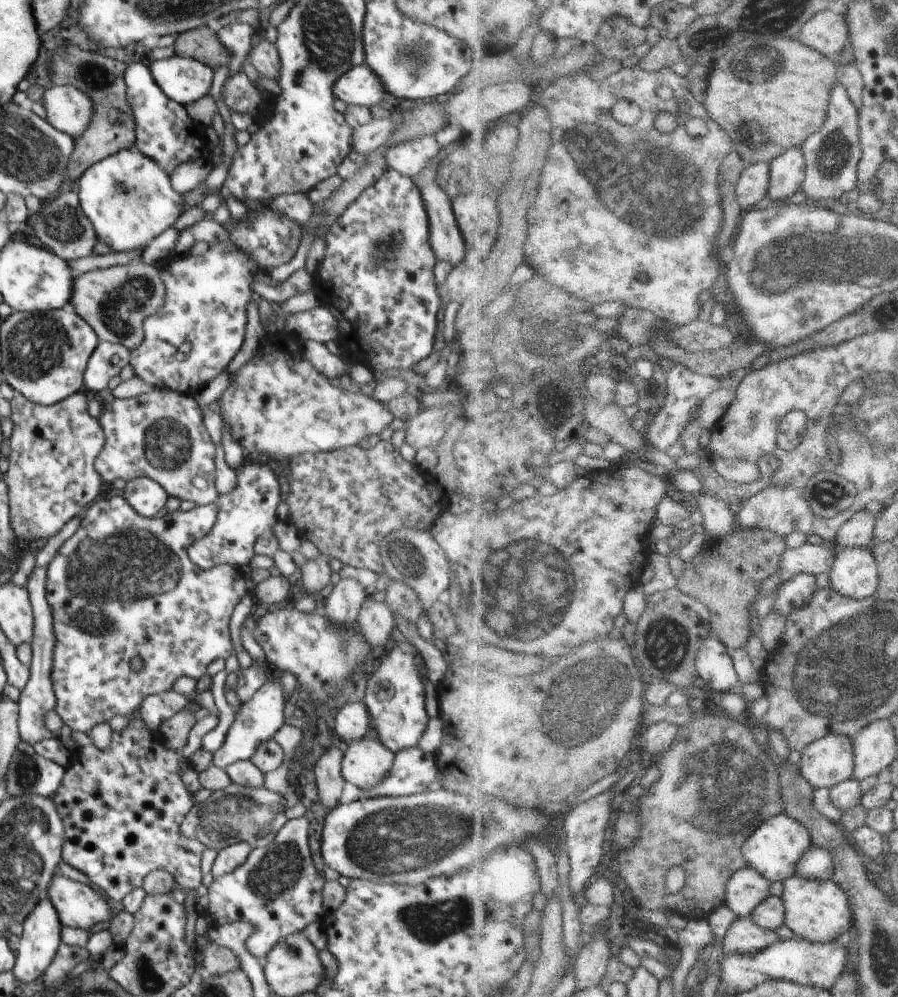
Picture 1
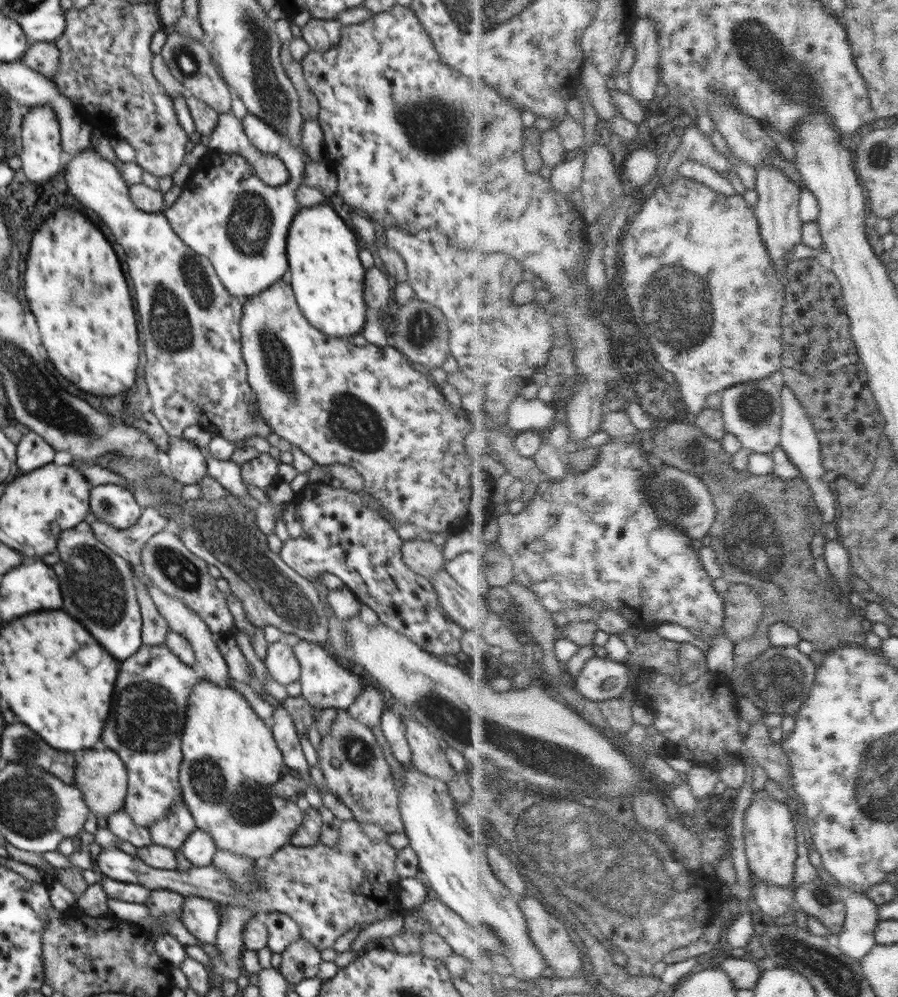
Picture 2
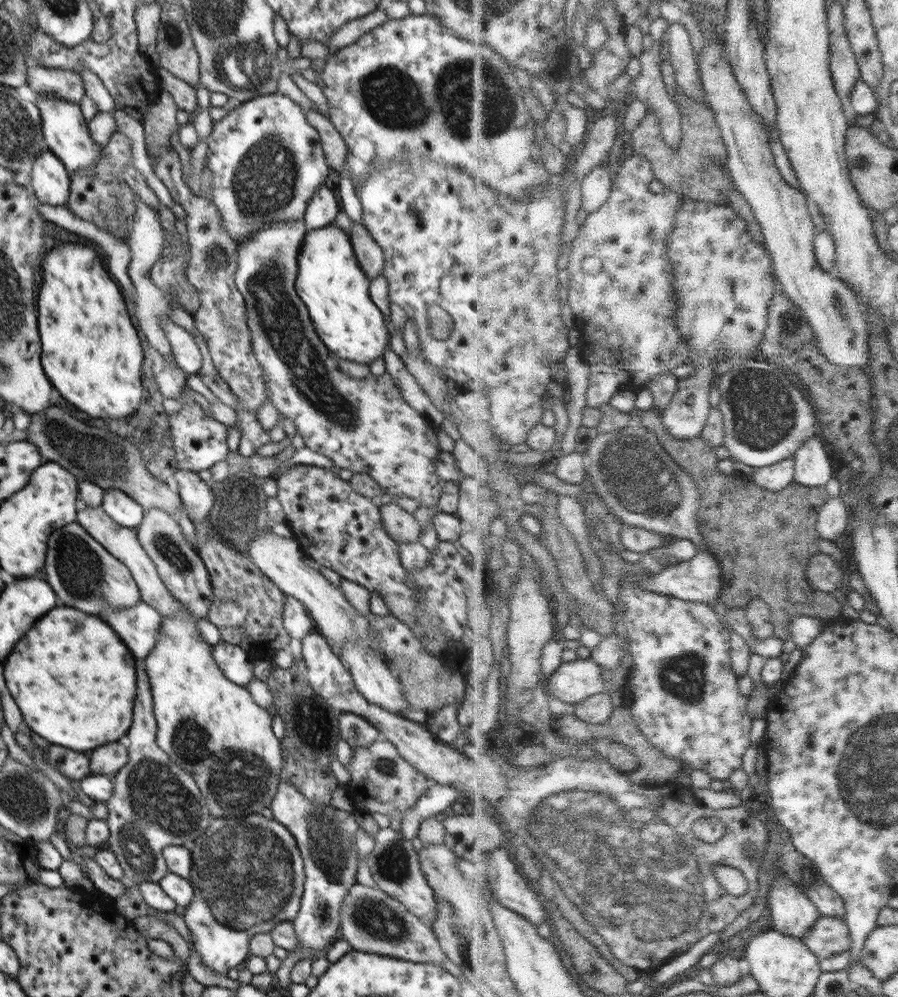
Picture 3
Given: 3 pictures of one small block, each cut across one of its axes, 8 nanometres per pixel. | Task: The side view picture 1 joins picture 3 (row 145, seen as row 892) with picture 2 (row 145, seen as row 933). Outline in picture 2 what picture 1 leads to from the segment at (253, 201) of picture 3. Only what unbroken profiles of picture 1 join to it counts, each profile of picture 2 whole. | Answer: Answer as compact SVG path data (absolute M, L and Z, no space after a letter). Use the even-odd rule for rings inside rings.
M248 113L241 122L256 151L280 157L289 174L286 183L270 186L258 178L244 156L221 153L218 164L207 173L196 170L177 202L164 210L164 216L187 247L208 258L228 292L244 300L287 277L287 234L301 208L296 190L304 185L309 160L302 145L292 145L286 135L256 115Z

